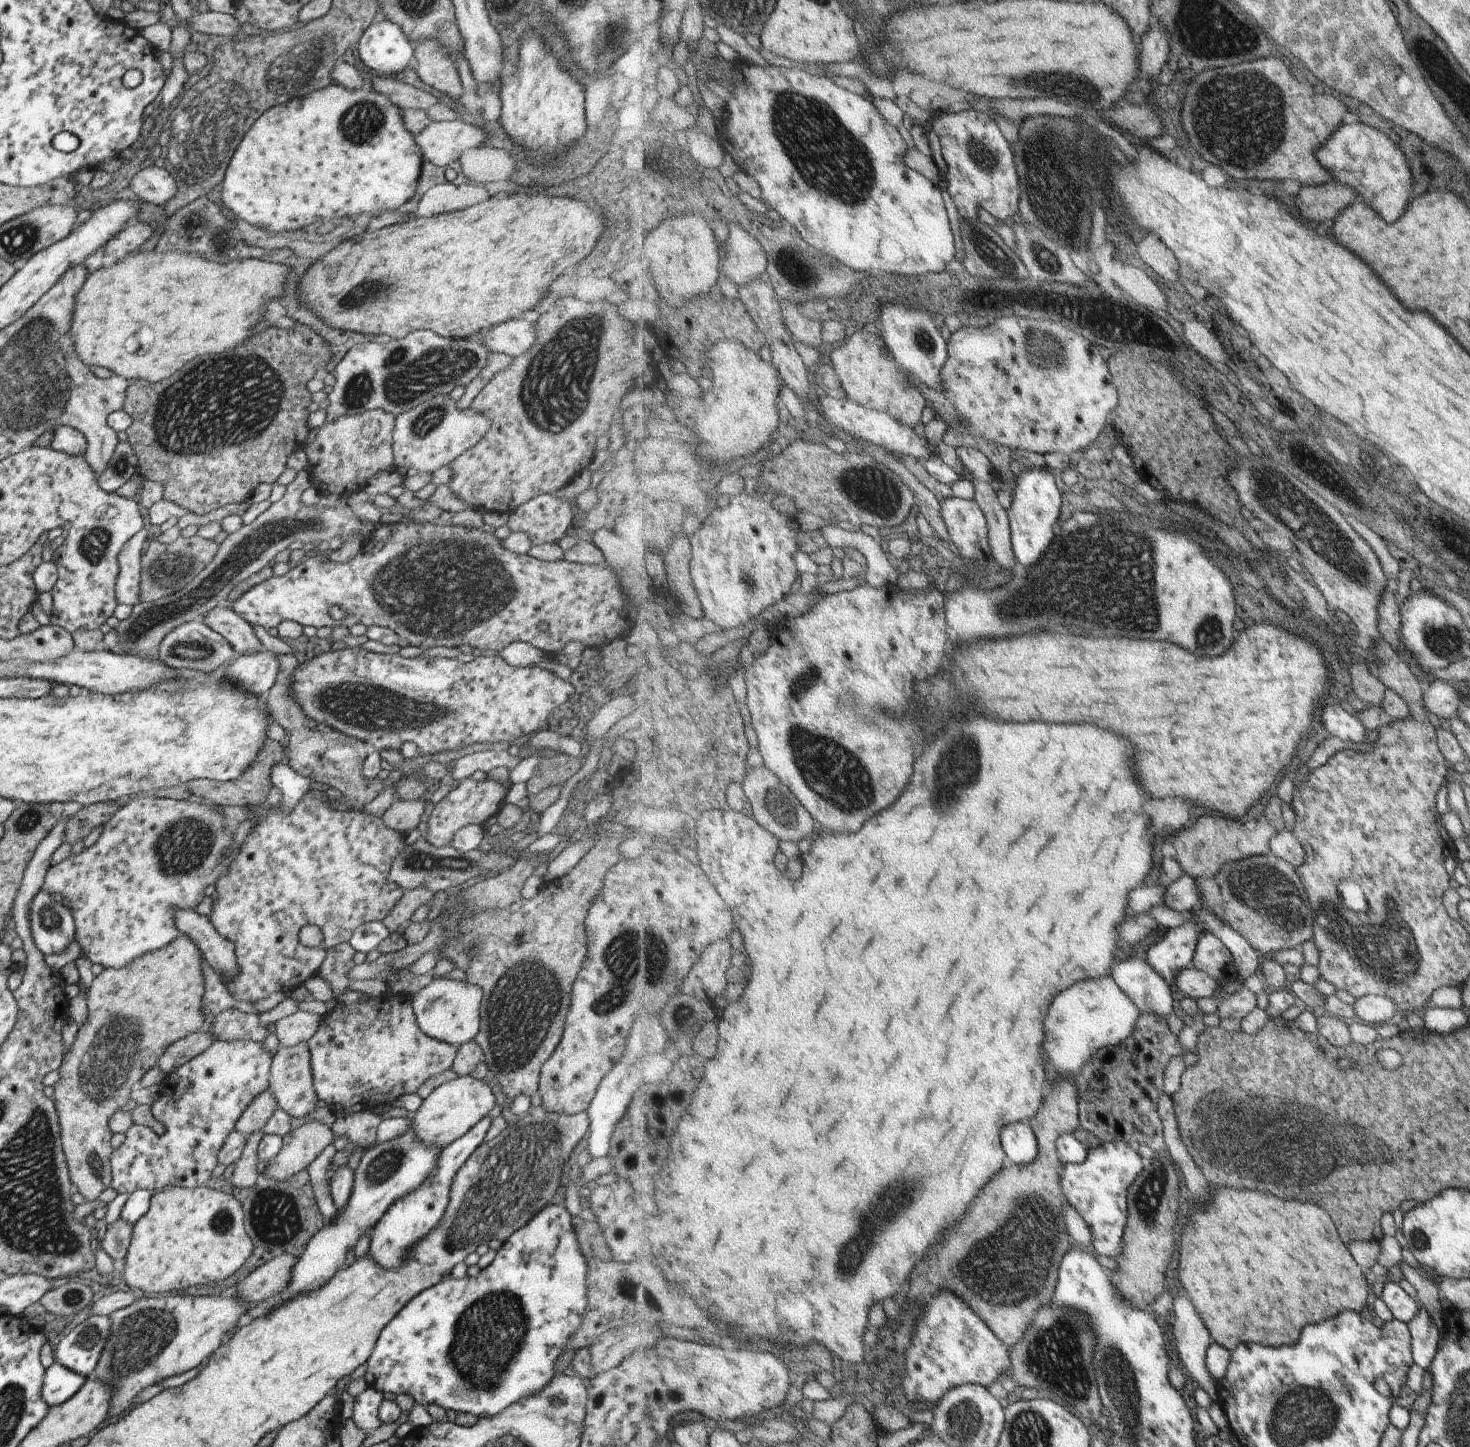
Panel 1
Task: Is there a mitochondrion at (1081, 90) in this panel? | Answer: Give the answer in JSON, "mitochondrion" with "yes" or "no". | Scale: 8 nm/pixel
{"mitochondrion":"yes"}

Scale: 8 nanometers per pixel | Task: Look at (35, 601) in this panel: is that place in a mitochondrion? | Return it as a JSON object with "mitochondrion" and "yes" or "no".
{"mitochondrion":"no"}

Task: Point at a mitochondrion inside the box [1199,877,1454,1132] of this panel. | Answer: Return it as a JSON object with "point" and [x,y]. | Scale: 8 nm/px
{"point":[1386,951]}

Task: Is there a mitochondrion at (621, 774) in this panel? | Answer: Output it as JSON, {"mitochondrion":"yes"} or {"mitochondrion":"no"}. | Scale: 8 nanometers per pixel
{"mitochondrion":"no"}

